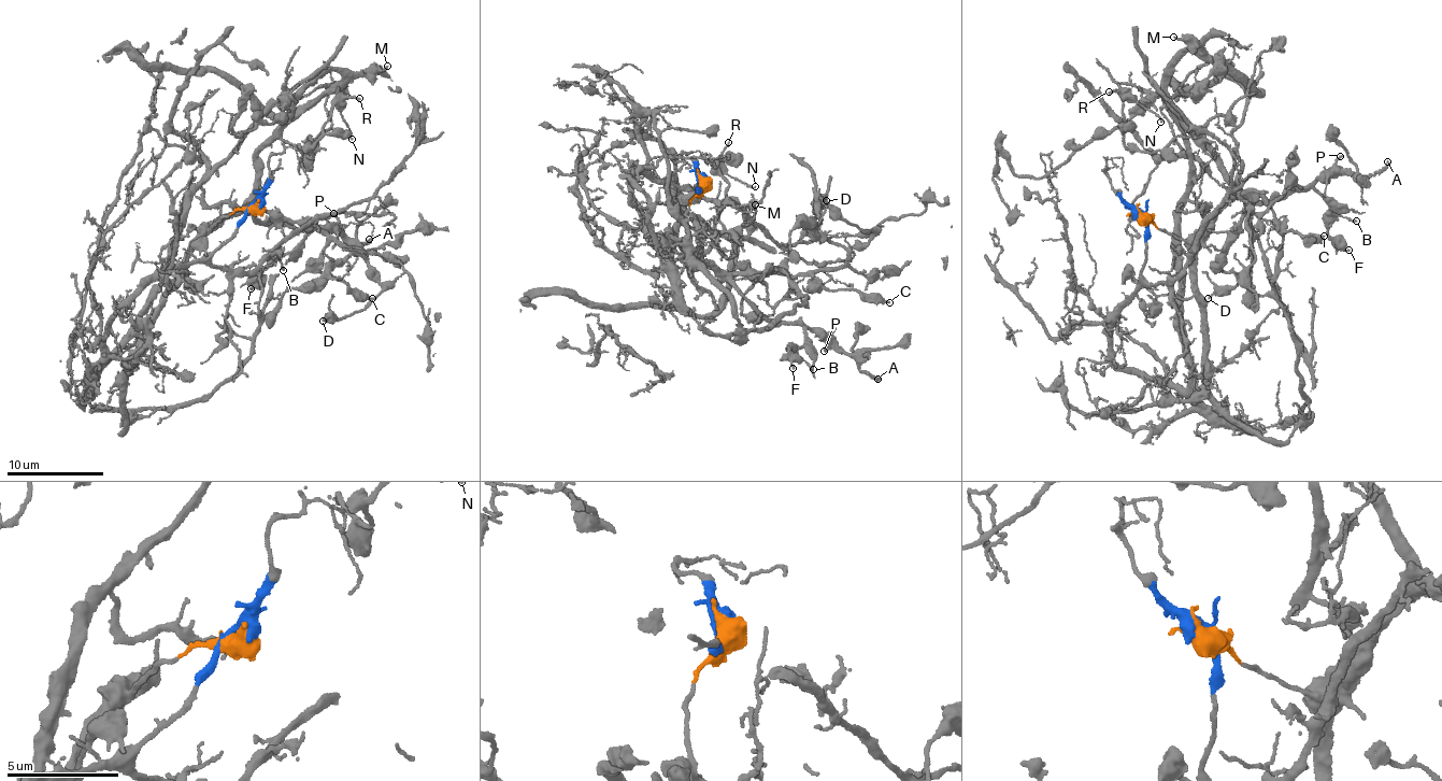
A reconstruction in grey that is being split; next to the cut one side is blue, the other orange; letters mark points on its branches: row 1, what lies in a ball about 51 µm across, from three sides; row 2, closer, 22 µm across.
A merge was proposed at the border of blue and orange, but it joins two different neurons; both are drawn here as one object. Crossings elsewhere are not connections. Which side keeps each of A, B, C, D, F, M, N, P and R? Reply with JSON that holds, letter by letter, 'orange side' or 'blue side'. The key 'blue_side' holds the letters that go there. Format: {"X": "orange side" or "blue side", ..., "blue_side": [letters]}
{"A": "orange side", "B": "orange side", "C": "orange side", "D": "orange side", "F": "orange side", "M": "orange side", "N": "orange side", "P": "orange side", "R": "orange side", "blue_side": []}

